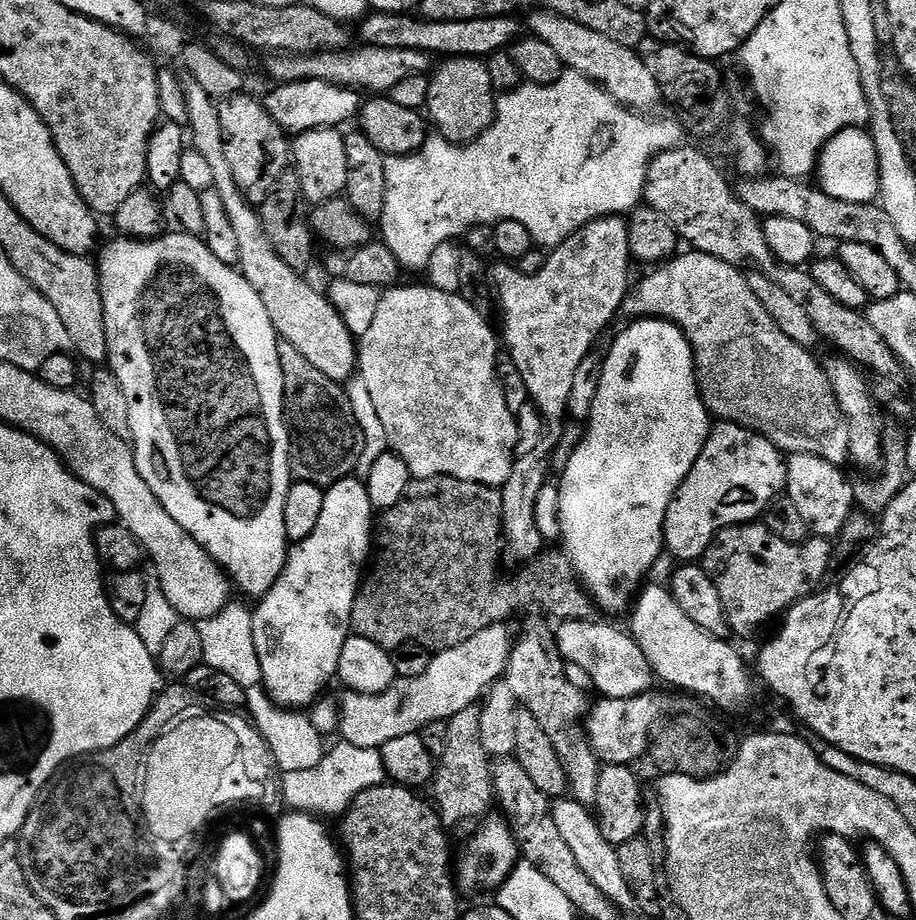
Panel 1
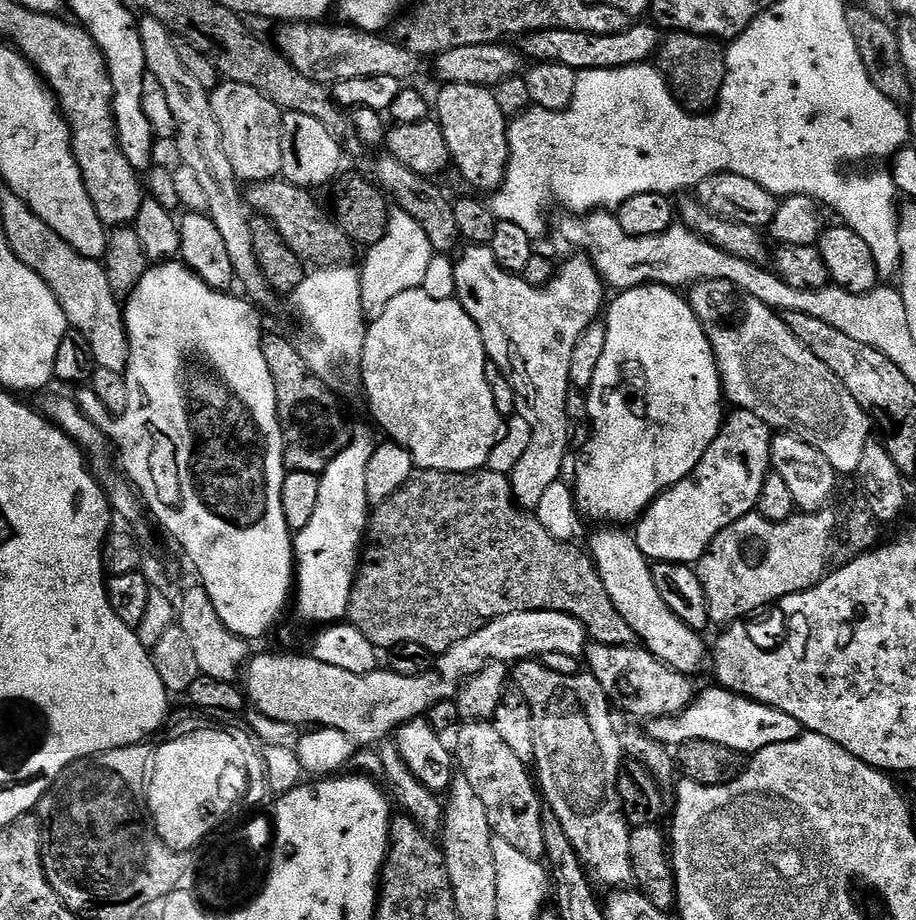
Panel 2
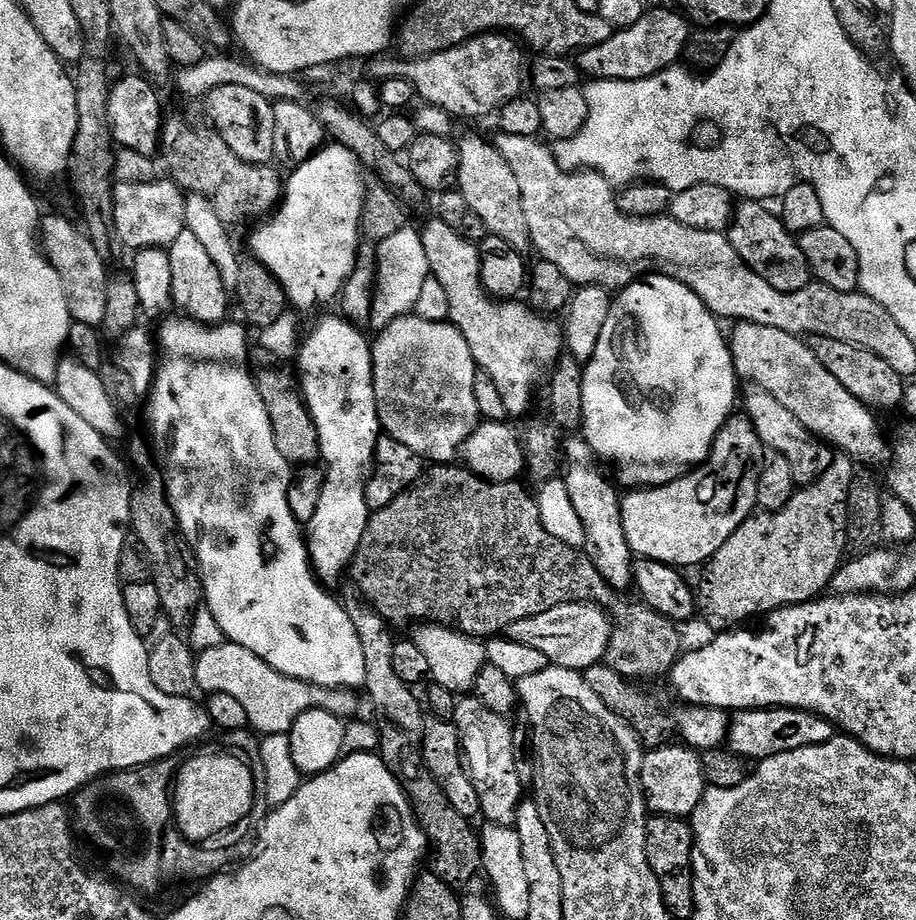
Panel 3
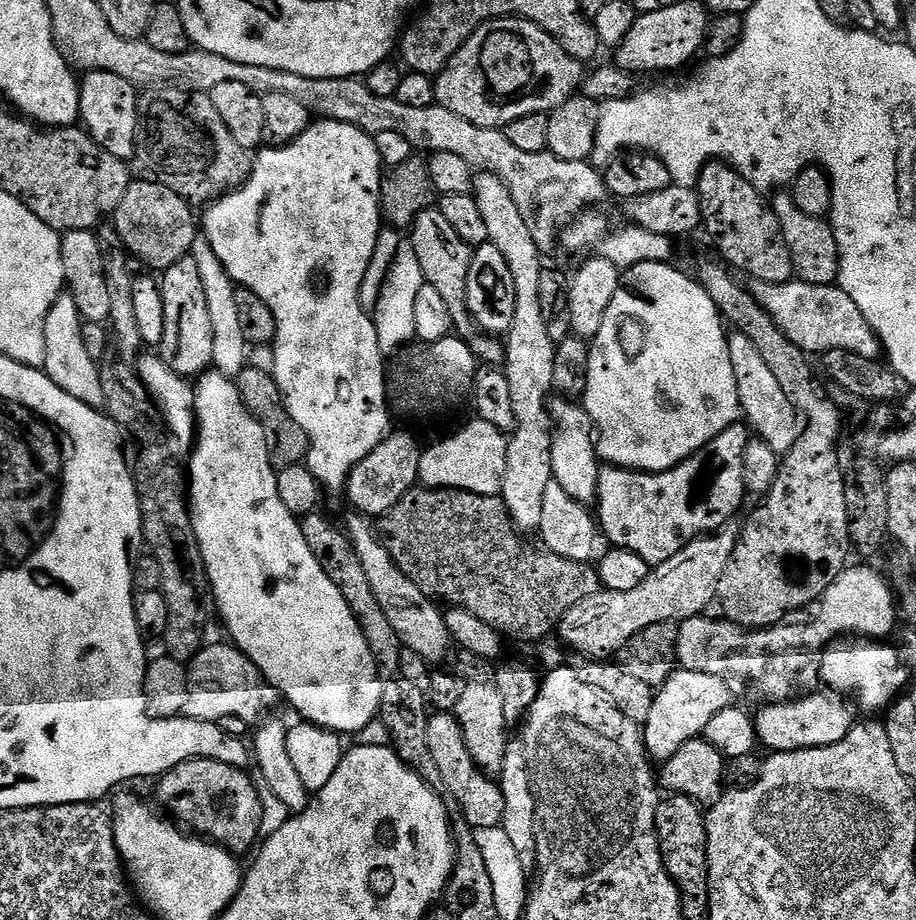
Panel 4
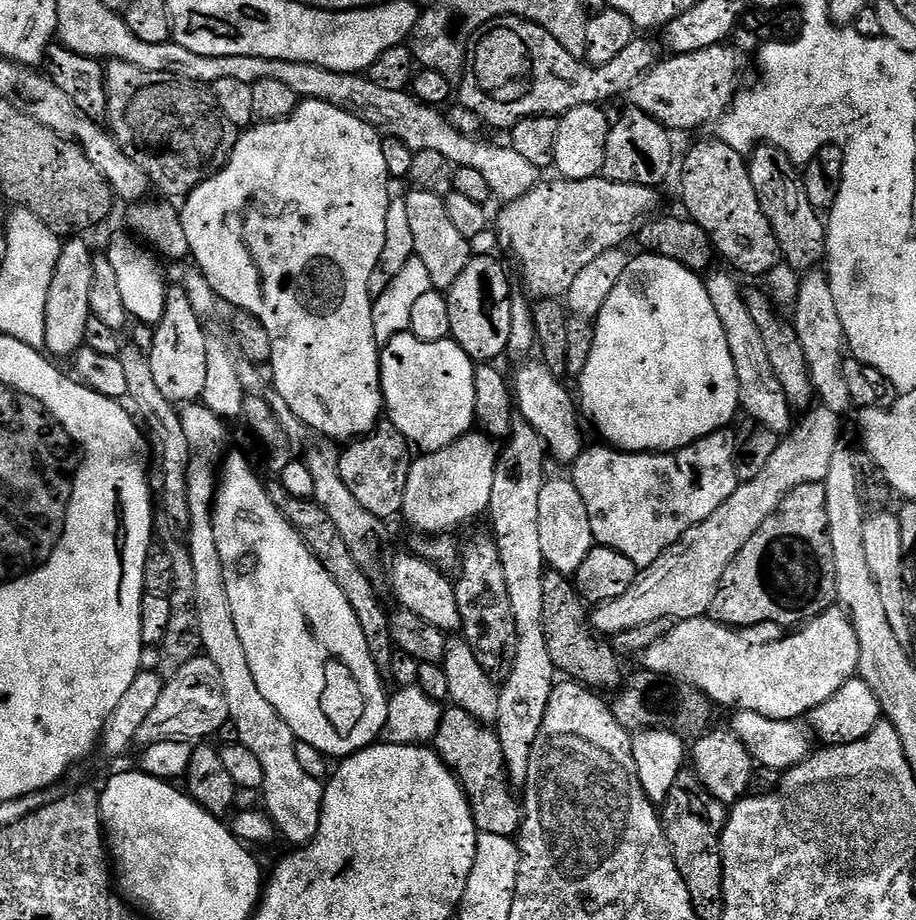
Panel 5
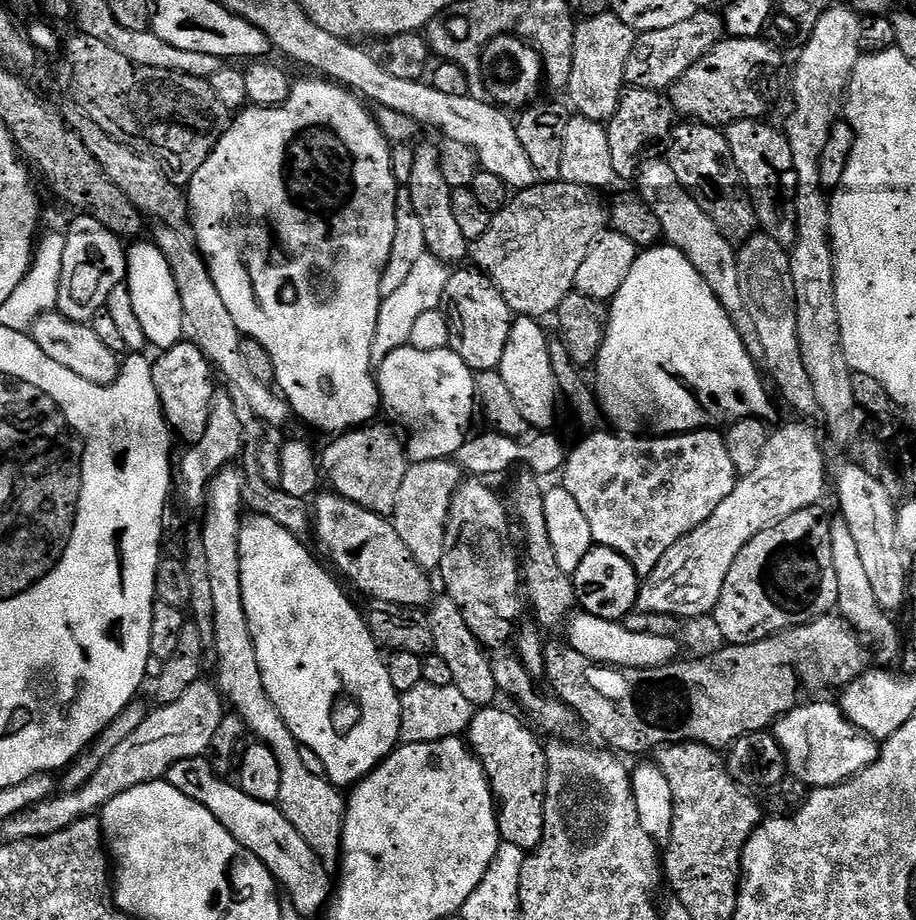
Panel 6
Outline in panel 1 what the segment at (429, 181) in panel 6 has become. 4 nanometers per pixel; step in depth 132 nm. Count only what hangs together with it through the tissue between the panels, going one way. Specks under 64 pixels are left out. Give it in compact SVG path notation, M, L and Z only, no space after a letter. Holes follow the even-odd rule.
M623 215L618 216L604 216L600 220L592 220L585 226L575 232L570 238L563 240L557 248L551 249L547 253L542 270L538 270L538 274L533 276L527 276L522 274L511 263L500 262L497 263L496 269L491 269L490 280L494 285L494 296L500 299L500 312L504 315L504 336L502 332L502 344L508 347L507 354L510 357L510 361L515 366L522 376L522 380L525 383L526 390L528 391L528 398L531 403L535 404L536 409L540 412L540 418L543 427L546 431L540 437L540 445L534 450L529 452L521 452L517 455L516 459L512 462L512 469L510 470L510 478L506 478L506 482L500 488L502 494L502 526L504 527L502 533L503 543L506 545L506 556L512 560L517 560L518 563L524 564L520 566L528 566L533 563L545 551L546 541L542 538L542 530L538 530L538 514L534 514L534 506L538 506L538 494L542 490L542 486L546 486L550 483L550 457L553 450L556 448L556 443L560 441L560 429L564 427L566 423L566 417L568 416L568 403L570 402L570 389L574 382L574 373L578 371L578 366L582 364L582 358L586 358L588 353L593 351L597 347L596 339L603 334L608 328L608 323L615 318L616 312L618 313L624 307L624 297L628 295L630 291L630 283L628 284L628 264L633 263L632 255L630 254L630 242L628 241L628 221Z

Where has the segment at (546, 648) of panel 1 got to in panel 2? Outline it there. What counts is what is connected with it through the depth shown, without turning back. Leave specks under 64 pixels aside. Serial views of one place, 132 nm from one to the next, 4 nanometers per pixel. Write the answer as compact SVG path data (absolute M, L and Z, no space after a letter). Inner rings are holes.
M536 658L521 660L515 665L514 684L526 698L528 709L532 715L532 737L534 738L535 756L534 776L538 781L538 791L542 797L543 803L546 805L547 811L553 812L554 815L556 815L558 822L562 826L562 830L566 834L566 838L572 843L572 849L576 851L589 877L591 877L597 885L599 885L598 883L605 884L608 890L620 890L625 886L631 885L633 883L632 863L630 862L630 834L632 833L632 828L628 823L628 819L624 816L623 808L620 807L620 795L616 789L618 786L620 766L625 763L626 757L622 750L622 746L618 742L618 734L614 730L614 722L612 721L613 709L610 707L608 695L602 690L602 686L598 686L598 682L591 674L581 674L578 676L554 674L554 670L550 670Z

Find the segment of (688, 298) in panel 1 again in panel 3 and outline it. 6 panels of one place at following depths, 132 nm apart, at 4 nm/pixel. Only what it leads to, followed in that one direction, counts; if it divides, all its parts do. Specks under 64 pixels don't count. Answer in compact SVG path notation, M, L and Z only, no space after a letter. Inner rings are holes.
M743 322L733 328L736 329L732 336L730 332L728 349L732 351L732 361L741 381L749 380L753 389L774 394L774 398L782 402L817 441L833 444L838 451L844 452L840 454L853 462L872 460L883 450L884 436L876 421L877 413L858 402L834 374L827 372L801 337L774 330L772 326Z

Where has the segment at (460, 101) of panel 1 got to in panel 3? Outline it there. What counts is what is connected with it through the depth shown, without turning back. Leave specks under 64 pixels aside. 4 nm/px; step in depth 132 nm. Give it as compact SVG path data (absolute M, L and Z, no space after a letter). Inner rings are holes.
M468 136L464 141L459 141L456 153L458 170L455 183L462 198L466 198L466 203L478 213L478 218L486 222L490 236L502 238L502 242L510 242L510 246L514 246L518 253L527 253L532 243L530 226L526 226L522 194L518 190L514 170L510 170L510 162L506 162L506 158L502 158L502 154L493 145L489 141L487 144L480 136Z

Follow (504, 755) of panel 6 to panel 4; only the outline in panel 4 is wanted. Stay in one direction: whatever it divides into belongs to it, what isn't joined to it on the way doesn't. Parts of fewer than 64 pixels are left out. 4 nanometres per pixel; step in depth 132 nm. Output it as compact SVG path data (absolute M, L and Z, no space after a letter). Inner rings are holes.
M436 712L429 715L426 726L426 743L430 746L431 757L438 766L442 780L445 782L445 793L451 797L459 808L463 823L473 830L477 828L499 828L506 802L502 798L499 783L487 772L483 772L474 762L466 744L460 721L450 712Z

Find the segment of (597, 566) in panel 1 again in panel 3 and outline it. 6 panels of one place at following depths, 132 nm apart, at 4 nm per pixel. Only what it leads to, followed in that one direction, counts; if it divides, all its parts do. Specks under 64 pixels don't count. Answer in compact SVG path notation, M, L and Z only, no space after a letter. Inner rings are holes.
M647 275L636 280L632 284L628 284L626 287L619 289L618 295L615 297L612 309L610 310L610 318L606 318L606 326L602 326L602 334L598 338L598 346L594 350L591 360L584 364L584 381L582 382L582 410L584 411L584 426L582 429L582 436L583 439L587 440L588 443L591 444L593 453L595 453L595 455L599 457L605 465L607 465L606 463L616 464L617 477L615 476L615 479L619 481L621 485L624 483L625 485L623 487L625 489L643 490L645 488L660 488L663 484L674 482L680 476L686 475L689 470L703 464L704 461L707 460L708 455L712 453L712 443L715 442L716 436L722 430L724 423L728 421L728 417L733 415L735 408L732 407L734 407L735 404L737 407L738 404L738 396L736 400L736 384L738 385L736 367L732 361L732 351L728 349L728 340L726 339L725 333L724 336L720 333L720 327L722 327L721 321L717 319L717 317L713 316L712 311L709 310L708 307L706 307L706 305L704 305L698 298L698 294L694 294L686 286L682 286L682 282L678 282L677 280L671 280L665 276Z

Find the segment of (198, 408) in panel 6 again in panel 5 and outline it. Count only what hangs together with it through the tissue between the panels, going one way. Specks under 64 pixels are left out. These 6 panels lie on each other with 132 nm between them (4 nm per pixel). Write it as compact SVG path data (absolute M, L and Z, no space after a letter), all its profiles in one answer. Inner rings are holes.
M182 286L167 289L165 314L155 325L153 350L147 355L155 383L162 394L176 406L199 401L206 390L206 346L209 333L204 332L205 321L194 314L194 306Z

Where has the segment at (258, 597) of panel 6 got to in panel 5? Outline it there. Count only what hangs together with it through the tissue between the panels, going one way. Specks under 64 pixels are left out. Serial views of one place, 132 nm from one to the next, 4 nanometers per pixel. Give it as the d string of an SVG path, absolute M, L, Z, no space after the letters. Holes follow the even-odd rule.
M232 454L224 462L220 473L220 487L216 489L216 503L212 506L212 517L214 518L214 538L218 538L218 552L222 557L226 578L226 594L230 594L230 610L234 610L234 626L238 626L238 639L242 641L242 650L246 650L246 662L250 662L250 674L254 674L254 682L258 682L258 690L262 690L262 698L266 698L266 702L270 702L274 710L278 710L278 714L284 719L286 726L290 726L297 741L309 743L324 757L353 756L355 752L361 752L362 749L377 743L386 726L389 693L384 692L384 684L380 681L381 669L377 668L371 656L370 648L366 644L366 636L359 626L358 615L354 614L353 606L346 600L338 583L330 573L323 569L322 563L308 548L295 527L271 501L265 481L260 481L256 477L256 472L248 465L246 457Z

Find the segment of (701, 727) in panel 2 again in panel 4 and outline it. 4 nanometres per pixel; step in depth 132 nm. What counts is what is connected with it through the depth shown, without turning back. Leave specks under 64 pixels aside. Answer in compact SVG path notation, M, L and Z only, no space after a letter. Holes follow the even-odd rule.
M827 691L824 692L816 692L805 700L793 698L783 702L765 703L761 707L764 709L760 713L757 711L754 716L757 741L763 747L765 744L772 752L793 752L807 748L834 746L834 742L842 742L846 734L850 734L854 723L851 708L853 705L847 699L837 698Z

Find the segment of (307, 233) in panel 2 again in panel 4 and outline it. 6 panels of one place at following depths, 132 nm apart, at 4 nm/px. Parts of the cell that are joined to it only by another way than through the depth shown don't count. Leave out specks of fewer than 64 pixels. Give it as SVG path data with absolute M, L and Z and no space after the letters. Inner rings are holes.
M156 86L145 92L139 97L135 155L152 168L151 175L159 183L174 190L189 205L204 206L235 192L248 179L253 157L249 149L234 142L209 93L190 92L184 86Z

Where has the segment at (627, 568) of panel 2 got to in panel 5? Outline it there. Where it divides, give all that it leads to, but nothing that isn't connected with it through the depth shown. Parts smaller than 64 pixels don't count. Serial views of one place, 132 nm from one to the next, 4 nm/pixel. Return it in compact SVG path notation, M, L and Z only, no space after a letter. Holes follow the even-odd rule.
M524 362L519 365L520 368L516 372L516 380L514 376L514 404L518 409L519 415L533 428L534 431L540 433L544 439L545 449L557 460L558 463L564 466L571 466L580 456L586 447L584 441L584 432L580 429L580 420L582 424L582 416L578 411L577 401L563 388L561 377L555 376L550 371L548 365L543 362L535 362L536 364L528 364L532 362Z

